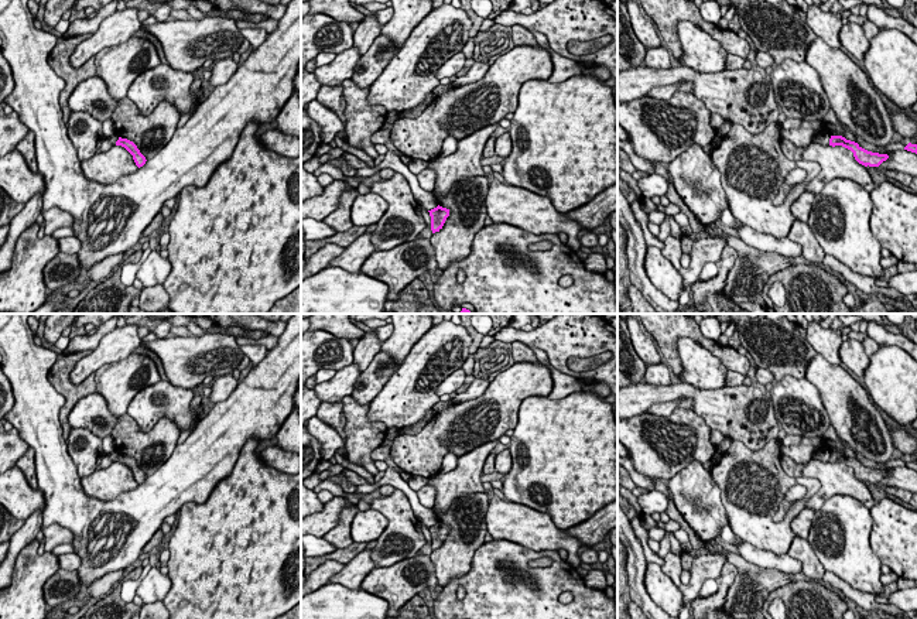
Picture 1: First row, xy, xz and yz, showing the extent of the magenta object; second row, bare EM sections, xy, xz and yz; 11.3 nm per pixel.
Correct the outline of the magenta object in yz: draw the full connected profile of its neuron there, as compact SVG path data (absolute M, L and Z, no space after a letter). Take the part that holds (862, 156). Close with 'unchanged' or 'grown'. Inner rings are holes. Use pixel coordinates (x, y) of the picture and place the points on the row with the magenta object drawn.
M831 136L829 146L842 146L853 153L855 160L865 167L879 167L889 158L887 154L872 153L862 148L858 143L846 140L842 136Z | unchanged

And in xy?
M119 137L116 146L124 147L133 155L133 160L138 168L146 164L146 157L140 153L140 150L133 141Z | unchanged

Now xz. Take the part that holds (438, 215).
M437 206L430 212L431 216L431 230L432 233L439 232L446 220L446 218L449 216L449 209L442 208L442 206Z | unchanged

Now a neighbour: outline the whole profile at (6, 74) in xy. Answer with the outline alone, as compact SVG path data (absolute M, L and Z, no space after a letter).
M0 49L0 105L14 88L13 71Z

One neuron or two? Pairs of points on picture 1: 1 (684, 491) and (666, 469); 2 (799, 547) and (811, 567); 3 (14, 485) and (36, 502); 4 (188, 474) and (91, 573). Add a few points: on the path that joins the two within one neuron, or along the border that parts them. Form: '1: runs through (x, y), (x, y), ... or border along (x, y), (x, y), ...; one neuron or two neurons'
1: border along (702, 464), (691, 461), (669, 481); two neurons
2: runs through (803, 551), (810, 563); one neuron
3: runs through (20, 491), (30, 500); one neuron
4: runs through (161, 500), (137, 525), (117, 554); one neuron

